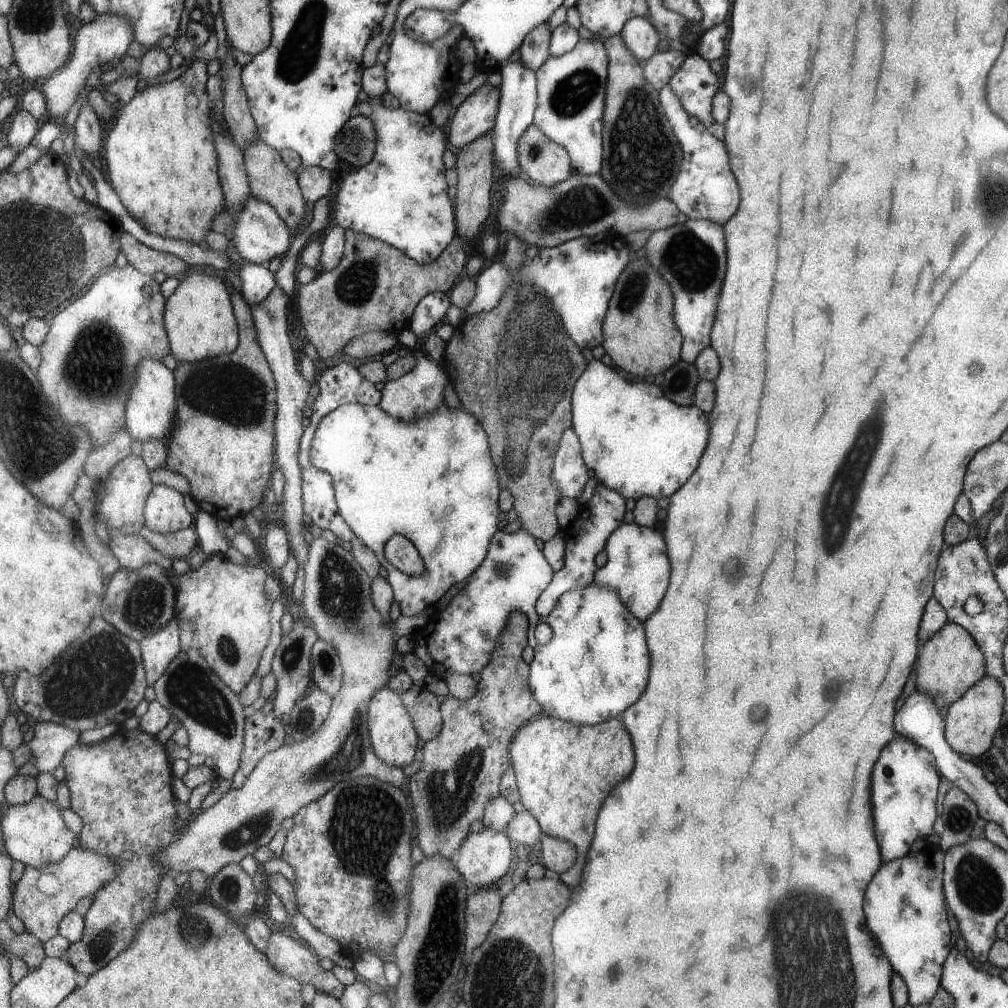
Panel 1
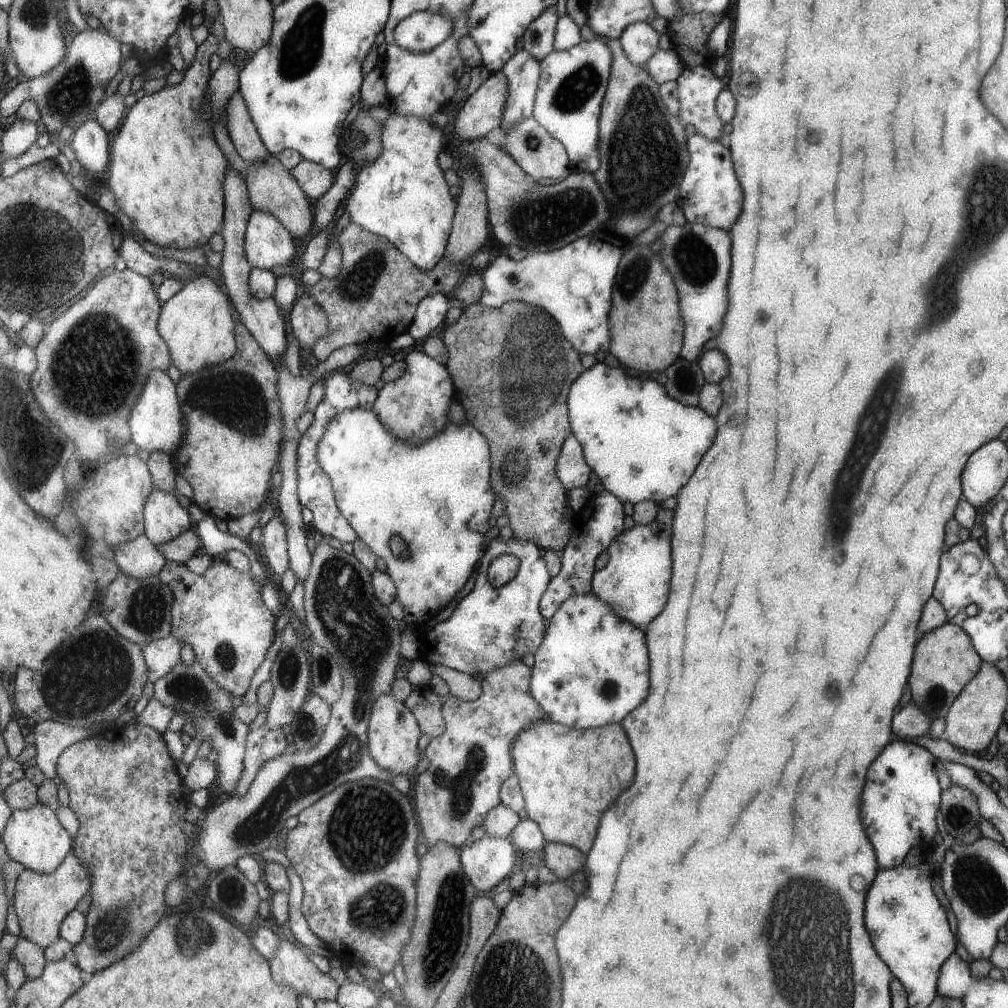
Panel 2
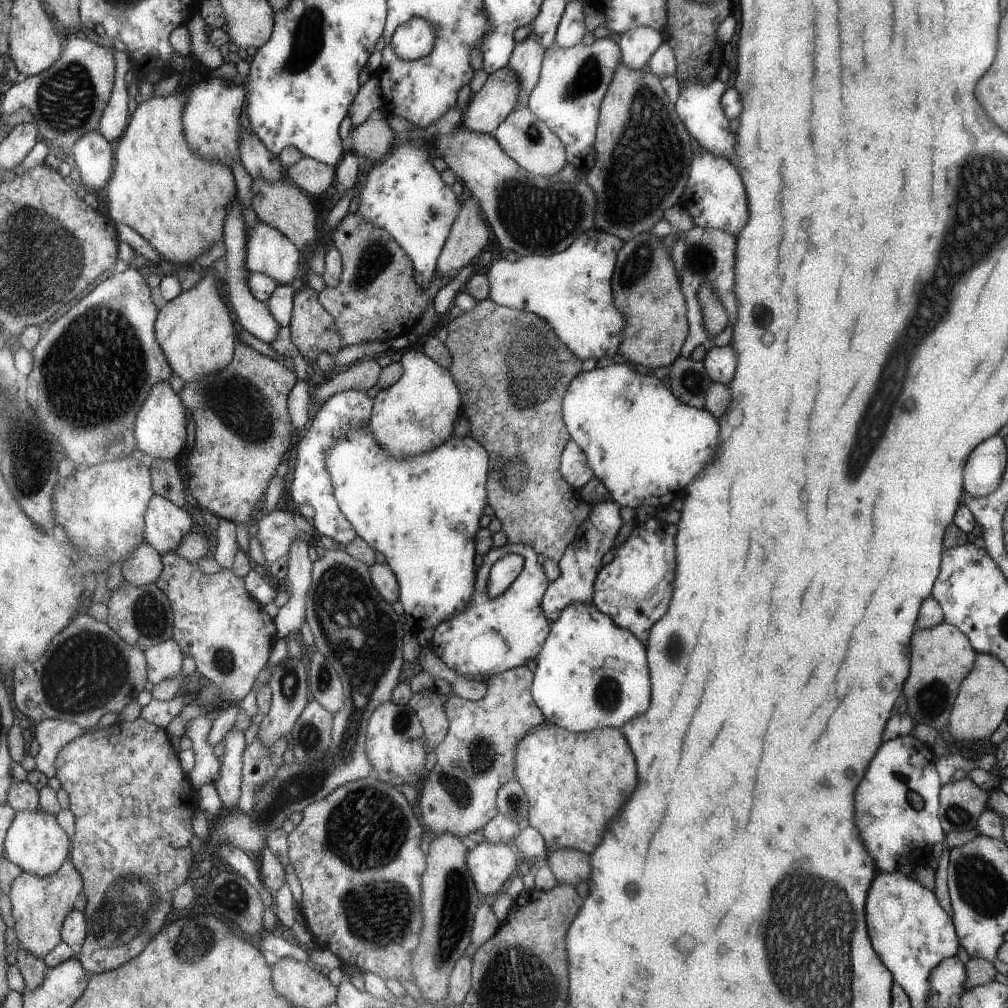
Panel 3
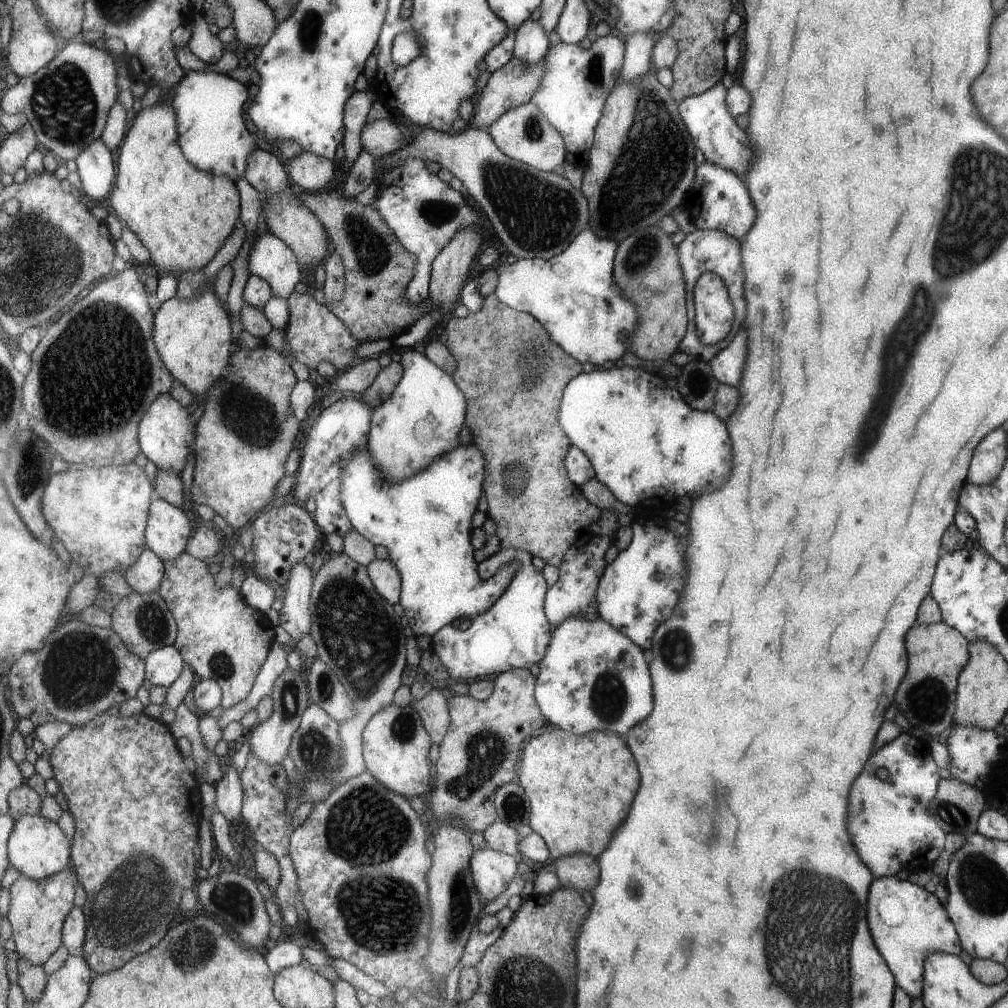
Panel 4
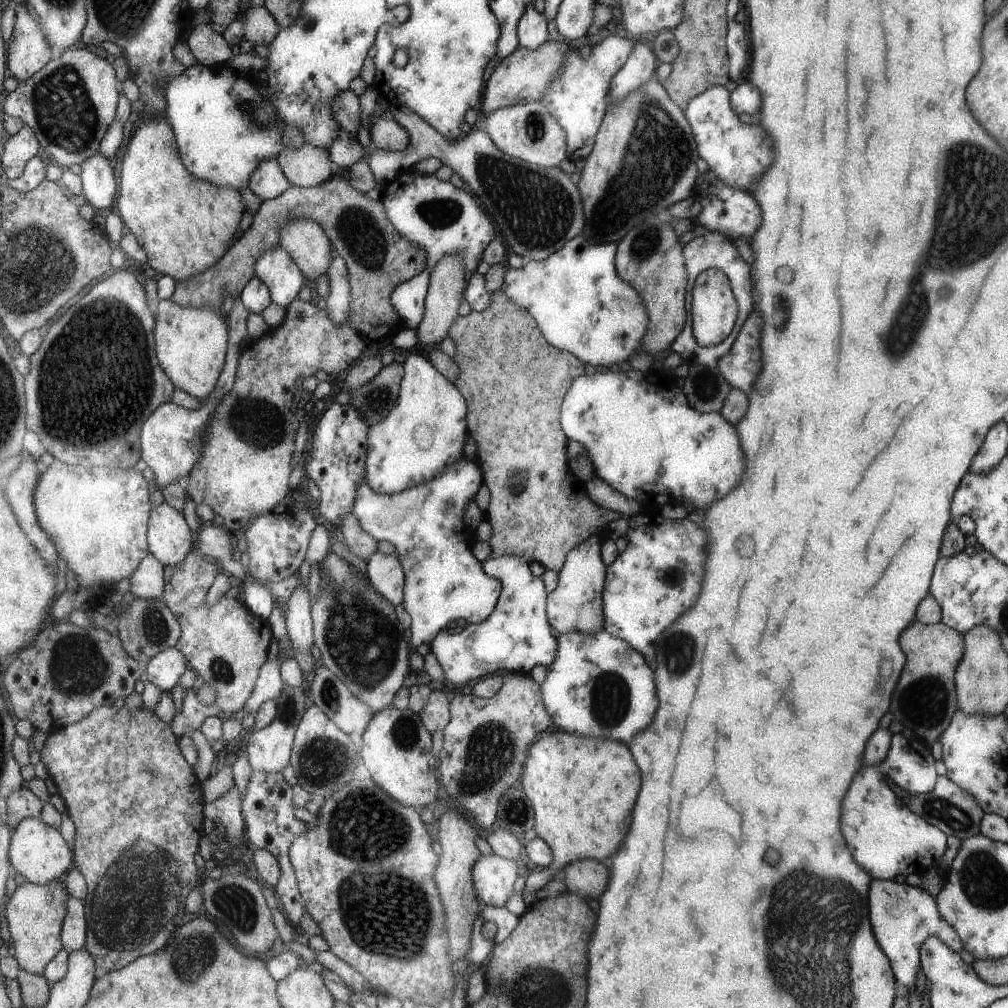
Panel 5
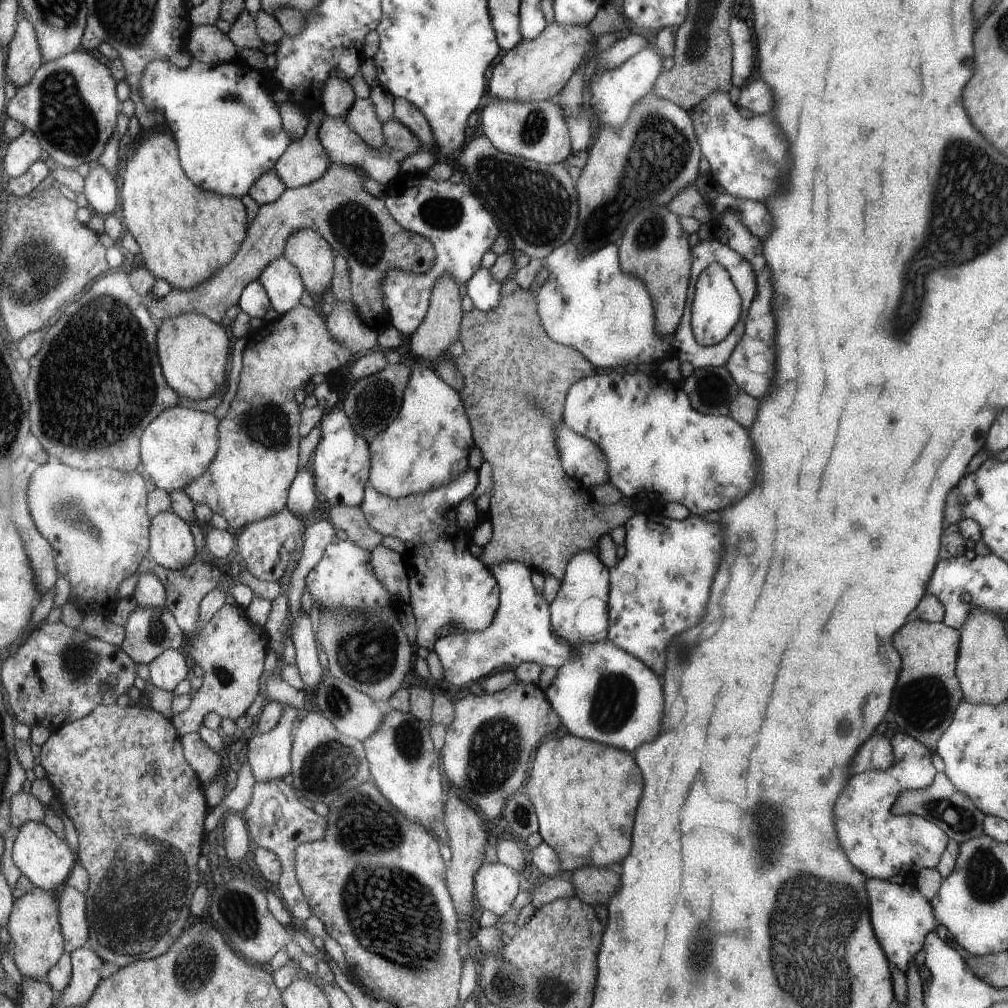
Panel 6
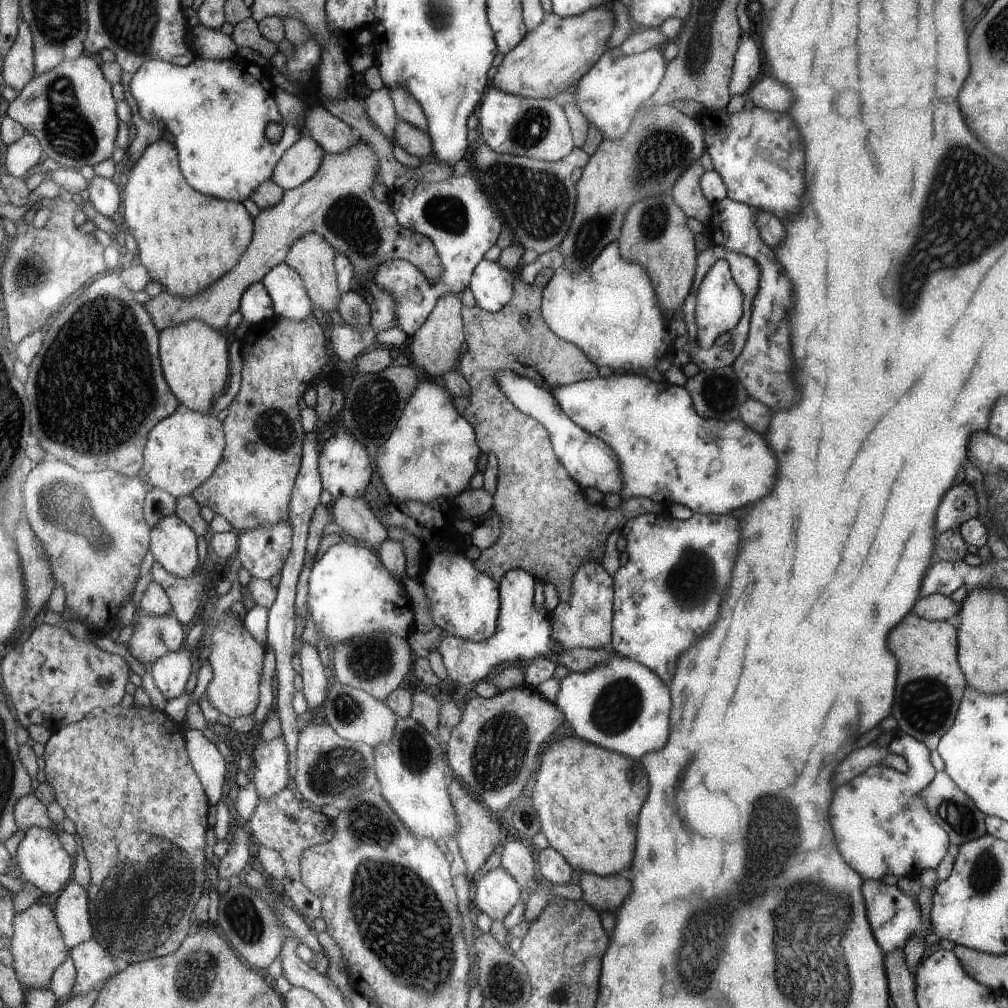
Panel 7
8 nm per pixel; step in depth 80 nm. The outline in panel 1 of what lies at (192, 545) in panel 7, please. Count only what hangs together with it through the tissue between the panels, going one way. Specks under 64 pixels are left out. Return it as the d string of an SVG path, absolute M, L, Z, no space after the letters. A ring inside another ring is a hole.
M154 485L152 494L149 495L146 504L146 526L158 533L176 533L193 526L199 518L193 518L193 514L185 506L185 495L177 489L167 485Z

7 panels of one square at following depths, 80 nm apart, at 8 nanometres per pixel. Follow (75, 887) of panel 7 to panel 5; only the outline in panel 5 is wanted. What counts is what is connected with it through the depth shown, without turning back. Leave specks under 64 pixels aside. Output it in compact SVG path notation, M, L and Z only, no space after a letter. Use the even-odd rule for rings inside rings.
M71 895L62 928L62 941L70 953L85 948L88 939L88 927L86 901Z

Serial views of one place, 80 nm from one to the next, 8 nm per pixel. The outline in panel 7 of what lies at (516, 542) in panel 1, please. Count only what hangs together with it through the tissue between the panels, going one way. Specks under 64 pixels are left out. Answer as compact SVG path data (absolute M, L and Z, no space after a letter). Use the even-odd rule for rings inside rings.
M521 569L508 570L499 582L500 610L499 622L496 631L484 641L474 643L447 635L441 640L437 650L441 655L446 674L457 684L471 684L479 682L483 676L491 674L489 670L495 669L497 660L499 662L518 662L519 665L526 664L533 659L548 659L556 666L564 666L569 672L582 673L593 668L595 665L605 663L614 656L611 648L603 649L561 649L552 637L552 623L549 612L545 608L533 606L533 590L535 578Z

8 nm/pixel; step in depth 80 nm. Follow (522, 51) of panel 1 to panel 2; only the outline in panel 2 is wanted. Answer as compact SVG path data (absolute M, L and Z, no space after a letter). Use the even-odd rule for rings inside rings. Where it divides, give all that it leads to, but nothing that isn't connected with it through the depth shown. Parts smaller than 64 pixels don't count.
M555 5L548 6L532 23L528 24L521 35L522 48L538 61L551 52L556 22L559 20Z

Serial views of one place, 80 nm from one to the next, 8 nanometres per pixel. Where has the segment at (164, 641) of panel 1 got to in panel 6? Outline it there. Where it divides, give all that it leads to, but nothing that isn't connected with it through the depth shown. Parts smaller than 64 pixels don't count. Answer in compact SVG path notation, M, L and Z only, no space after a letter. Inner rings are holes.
M169 649L148 665L153 686L166 691L175 690L191 674L192 663L177 649Z

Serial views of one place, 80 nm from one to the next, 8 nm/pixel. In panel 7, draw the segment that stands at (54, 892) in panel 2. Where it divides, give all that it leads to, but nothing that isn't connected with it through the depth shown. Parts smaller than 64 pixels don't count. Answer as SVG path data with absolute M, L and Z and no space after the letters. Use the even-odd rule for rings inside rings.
M42 897L14 920L14 935L10 942L14 954L14 970L26 989L49 989L55 971L71 954L55 916L53 899Z

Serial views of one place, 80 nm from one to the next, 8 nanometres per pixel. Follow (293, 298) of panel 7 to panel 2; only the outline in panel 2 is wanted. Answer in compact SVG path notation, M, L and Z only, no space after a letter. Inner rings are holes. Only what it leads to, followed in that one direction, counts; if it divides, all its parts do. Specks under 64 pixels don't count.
M252 209L243 244L248 265L268 271L289 264L295 258L295 246L289 235L276 217Z

